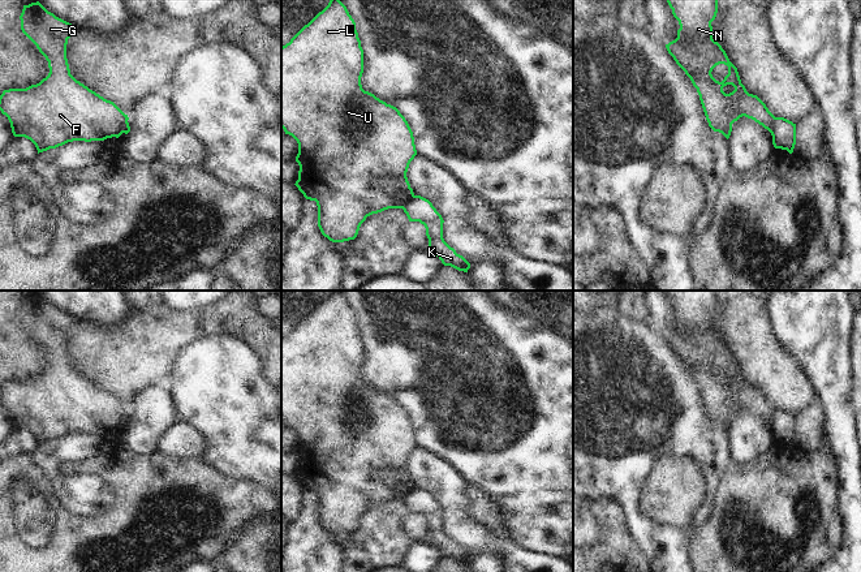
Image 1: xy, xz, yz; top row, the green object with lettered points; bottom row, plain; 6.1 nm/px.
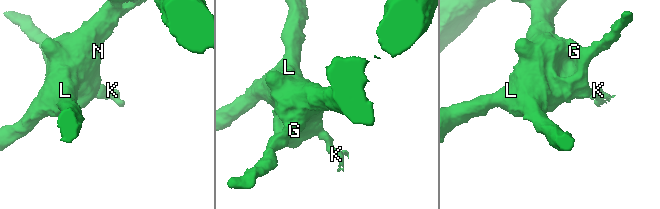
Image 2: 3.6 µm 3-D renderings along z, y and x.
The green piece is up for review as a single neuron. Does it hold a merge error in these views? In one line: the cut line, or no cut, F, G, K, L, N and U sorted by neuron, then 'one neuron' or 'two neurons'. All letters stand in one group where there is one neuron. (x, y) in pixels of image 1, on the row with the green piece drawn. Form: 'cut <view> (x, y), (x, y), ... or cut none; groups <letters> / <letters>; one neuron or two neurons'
cut xz (414, 196), (401, 207); groups F G L N U / K; two neurons

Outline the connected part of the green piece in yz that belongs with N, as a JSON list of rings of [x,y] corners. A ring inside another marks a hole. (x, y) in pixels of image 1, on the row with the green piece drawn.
[[[718,0],[667,3],[680,29],[677,38],[666,44],[666,48],[697,89],[709,126],[728,139],[732,124],[745,116],[770,132],[775,116],[757,95],[746,91],[737,68],[713,39],[711,22],[718,13]],[[719,64],[728,66],[728,74],[722,82],[711,74]]]

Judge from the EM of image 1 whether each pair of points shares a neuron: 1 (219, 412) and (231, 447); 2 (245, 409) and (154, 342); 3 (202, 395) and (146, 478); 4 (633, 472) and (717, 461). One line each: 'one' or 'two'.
1: one
2: two
3: two
4: one

